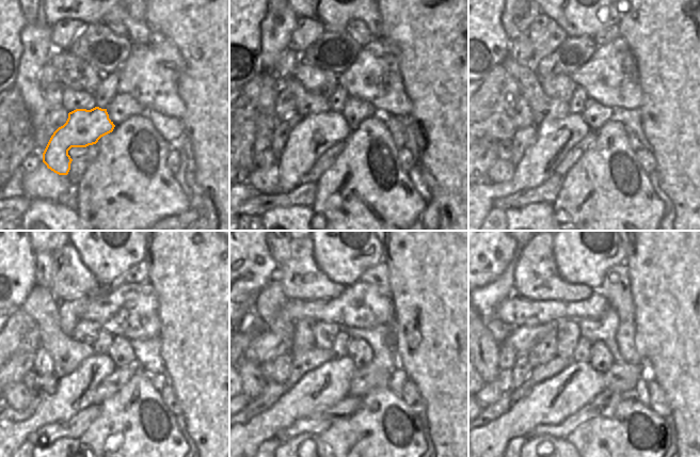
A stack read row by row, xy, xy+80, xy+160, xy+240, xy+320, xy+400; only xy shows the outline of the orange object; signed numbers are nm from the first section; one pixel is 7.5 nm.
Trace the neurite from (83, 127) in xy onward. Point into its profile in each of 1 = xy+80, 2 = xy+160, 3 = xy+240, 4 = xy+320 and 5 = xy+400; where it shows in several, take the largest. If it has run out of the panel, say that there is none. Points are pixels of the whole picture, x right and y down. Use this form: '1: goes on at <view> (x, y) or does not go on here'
1: goes on at xy+80 (315, 134)
2: goes on at xy+160 (555, 138)
3: goes on at xy+240 (74, 392)
4: goes on at xy+320 (323, 387)
5: goes on at xy+400 (550, 403)

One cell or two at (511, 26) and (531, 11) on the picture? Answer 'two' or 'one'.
one

